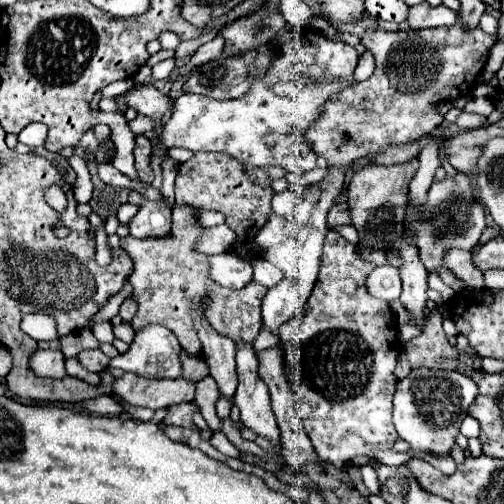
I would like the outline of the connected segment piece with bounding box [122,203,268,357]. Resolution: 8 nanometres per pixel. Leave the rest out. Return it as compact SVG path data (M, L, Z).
M174 203L172 235L166 241L136 239L136 237L122 239L122 249L134 261L134 271L128 277L128 281L134 287L132 297L138 303L138 311L130 323L132 329L140 331L150 323L164 325L176 335L182 349L192 357L202 355L202 343L194 327L194 309L190 309L190 303L194 301L204 303L204 317L208 319L214 331L218 331L224 337L230 337L238 345L242 343L252 345L256 339L256 321L260 321L260 303L268 291L264 285L256 281L250 281L242 289L228 289L210 279L208 255L196 249L198 239L206 231L206 227L198 223L196 215L198 215L196 207Z

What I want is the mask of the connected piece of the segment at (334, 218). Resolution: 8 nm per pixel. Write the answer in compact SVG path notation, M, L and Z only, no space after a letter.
M334 203L328 211L328 227L336 225L348 225L350 223L350 213L348 213L348 203Z

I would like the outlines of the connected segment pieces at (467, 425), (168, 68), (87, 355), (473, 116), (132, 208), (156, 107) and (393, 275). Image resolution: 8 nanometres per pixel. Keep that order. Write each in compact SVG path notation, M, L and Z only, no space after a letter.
M470 415L464 419L464 423L460 425L460 433L466 437L466 439L470 439L470 437L478 437L480 435L480 427L478 427L478 423L476 423L476 419L472 419Z
M166 59L166 61L160 61L158 65L152 67L152 81L160 81L160 79L168 79L170 73L174 71L174 59Z
M100 349L82 351L82 353L78 353L78 359L80 359L80 363L82 363L84 369L88 369L88 371L96 371L96 373L104 371L104 369L108 367L108 363L110 363L110 357L106 357Z
M462 111L462 115L456 119L456 125L460 129L474 129L474 127L482 127L486 123L486 117L478 115L478 113L466 113Z
M124 203L124 205L118 209L118 221L120 221L122 225L128 225L128 223L132 221L132 217L136 215L136 211L138 211L138 207L136 207L136 205Z
M144 85L142 89L128 93L126 103L136 107L138 113L142 113L142 115L148 115L152 119L160 119L170 109L172 99L164 93L160 93L154 85Z
M392 265L376 267L376 271L372 271L372 275L368 275L368 291L384 301L398 299L400 291L402 291L402 283L400 283L400 275L398 275L396 267L392 267Z

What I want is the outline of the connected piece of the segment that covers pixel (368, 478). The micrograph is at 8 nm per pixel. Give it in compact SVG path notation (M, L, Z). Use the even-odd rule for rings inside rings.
M362 467L360 471L362 471L362 479L364 479L366 489L368 489L372 495L380 495L380 483L378 483L376 473L372 473L370 467Z

